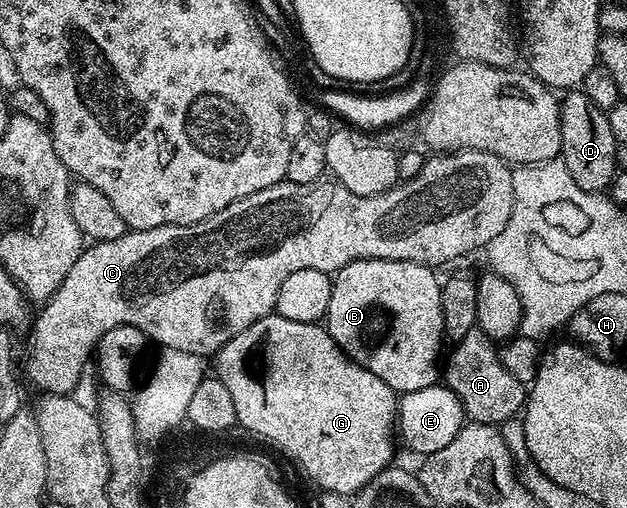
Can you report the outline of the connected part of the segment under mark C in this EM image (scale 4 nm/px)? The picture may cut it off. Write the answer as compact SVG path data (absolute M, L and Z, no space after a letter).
M454 151L451 153L436 153L431 157L425 158L422 165L422 173L418 173L418 177L413 179L406 179L397 182L396 186L390 188L386 193L378 193L377 195L371 195L370 197L362 197L358 193L350 193L350 189L346 189L346 185L333 181L331 178L325 177L318 183L311 183L310 185L298 185L297 183L289 183L287 181L283 183L275 183L270 185L270 189L258 189L258 193L250 193L250 197L242 197L238 201L234 201L230 205L226 205L226 209L222 209L218 213L214 213L214 217L206 217L206 221L198 221L194 225L166 225L165 227L159 227L158 229L146 229L145 231L134 231L131 229L125 230L122 237L118 237L114 241L102 241L101 243L93 242L91 245L85 246L80 256L74 265L71 265L70 271L66 273L65 279L60 285L58 285L56 292L52 297L47 300L39 308L40 316L36 319L36 332L32 335L32 348L28 351L28 379L34 386L40 390L40 393L51 393L54 395L67 395L75 392L74 389L80 383L80 374L84 371L84 366L89 366L90 360L93 358L96 346L100 344L100 338L106 333L110 333L110 329L118 329L122 325L130 325L134 329L142 329L142 333L146 333L149 340L153 344L161 343L164 349L168 351L181 351L182 353L190 353L191 355L199 355L201 357L215 356L216 352L221 347L226 345L226 341L230 341L234 337L238 337L238 333L242 333L242 329L246 329L250 325L254 325L254 321L258 321L262 317L273 314L276 310L276 302L278 301L278 289L282 289L282 281L286 281L286 277L290 277L290 273L296 272L298 269L318 269L319 271L326 271L329 273L335 273L340 271L346 265L350 265L354 261L359 259L385 259L386 261L410 261L411 263L417 263L423 267L431 267L433 269L440 269L443 263L452 263L455 259L460 259L463 255L468 255L471 251L487 248L490 241L494 241L494 237L498 237L498 233L502 233L502 229L506 229L506 221L510 221L510 213L514 209L514 181L512 180L513 168L509 164L505 163L503 159L498 158L494 153L486 153L485 151Z

